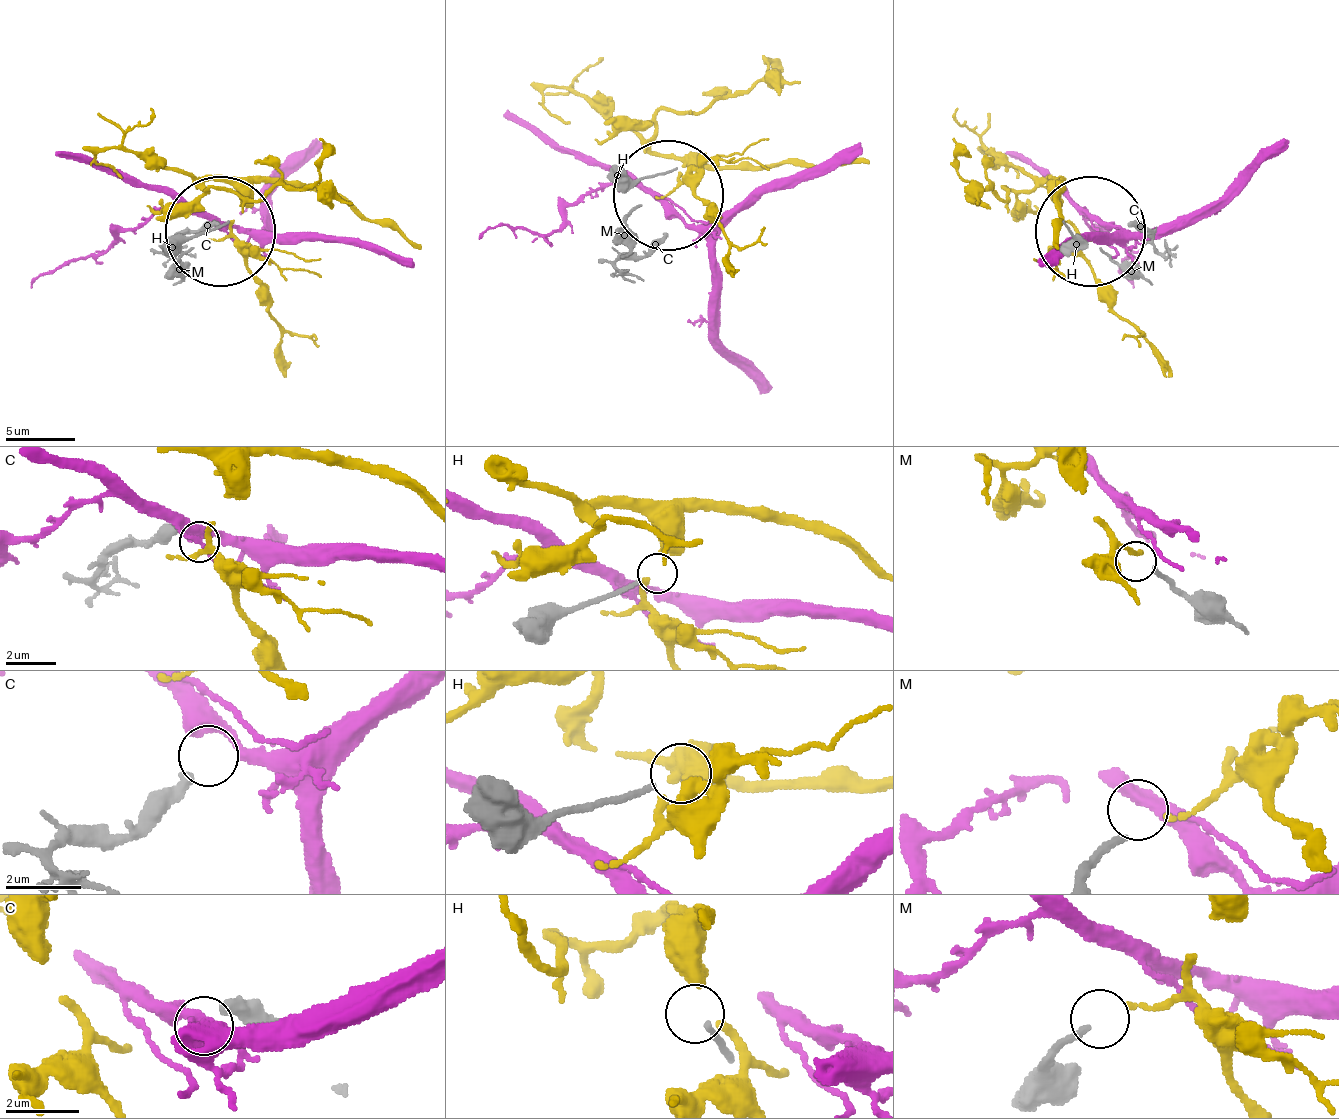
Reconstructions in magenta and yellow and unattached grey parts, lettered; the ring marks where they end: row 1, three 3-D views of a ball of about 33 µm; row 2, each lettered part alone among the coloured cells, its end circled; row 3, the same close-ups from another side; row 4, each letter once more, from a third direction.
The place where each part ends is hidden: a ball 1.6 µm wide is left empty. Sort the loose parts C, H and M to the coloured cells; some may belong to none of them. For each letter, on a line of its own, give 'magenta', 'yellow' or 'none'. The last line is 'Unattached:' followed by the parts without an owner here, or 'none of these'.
C: magenta
H: none
M: yellow
Unattached: H

